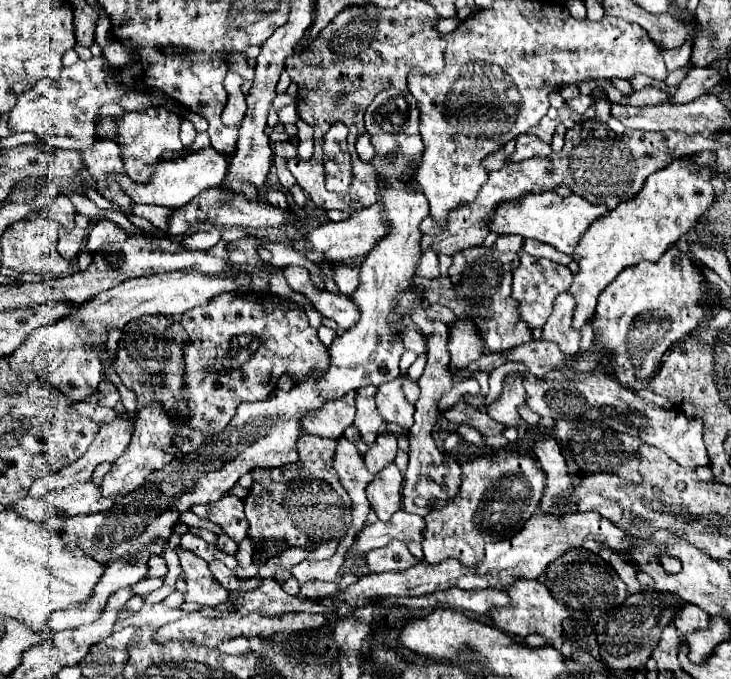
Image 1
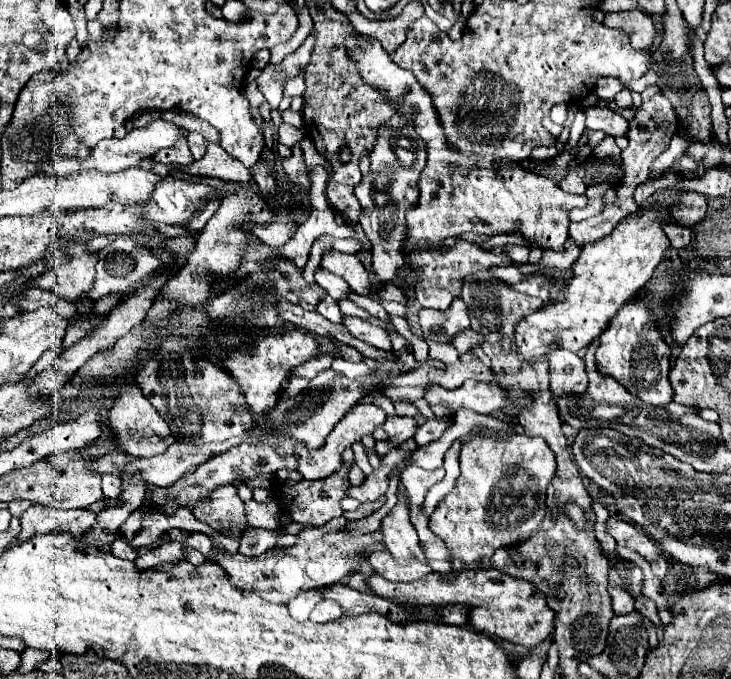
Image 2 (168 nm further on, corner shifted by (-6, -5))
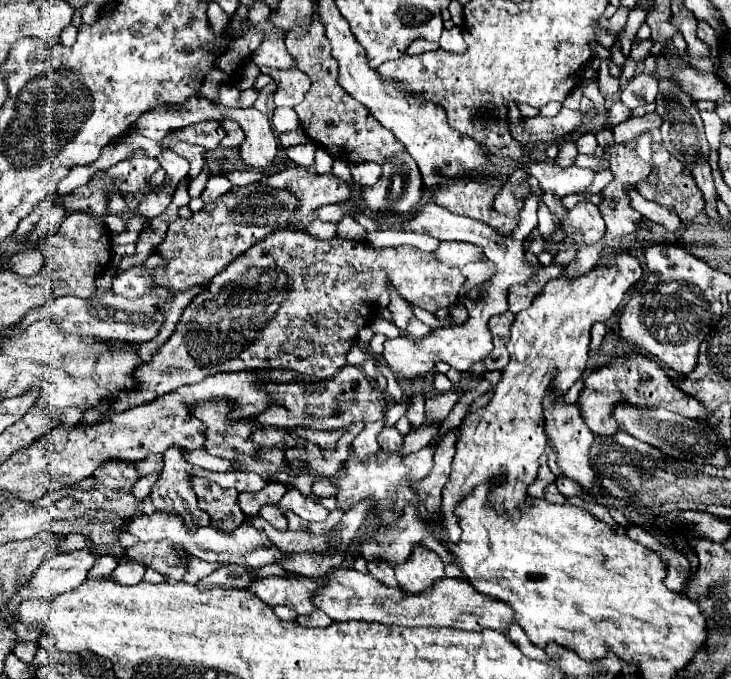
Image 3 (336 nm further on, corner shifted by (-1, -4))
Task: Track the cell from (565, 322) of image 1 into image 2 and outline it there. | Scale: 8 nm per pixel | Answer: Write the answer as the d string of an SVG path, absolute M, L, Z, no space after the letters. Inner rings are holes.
M554 344L554 348L550 348L548 362L550 362L550 388L554 398L562 394L580 394L586 390L588 376L584 360L578 354L566 352L564 348L558 348L558 344Z

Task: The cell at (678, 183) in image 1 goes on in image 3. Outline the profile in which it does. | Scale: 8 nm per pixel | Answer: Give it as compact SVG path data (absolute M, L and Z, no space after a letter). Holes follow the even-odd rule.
M617 253L615 257L609 257L603 265L595 267L593 271L589 271L587 275L581 275L579 279L575 279L573 283L567 283L565 279L557 279L557 281L549 281L545 285L545 289L541 291L541 295L537 295L531 303L529 309L517 313L517 319L511 327L511 339L507 343L509 349L509 365L503 371L501 381L493 387L493 397L491 401L469 413L463 419L463 427L459 429L459 439L455 443L457 453L453 457L453 471L451 477L443 489L443 503L441 503L441 511L445 515L445 527L447 527L447 535L451 539L451 543L459 543L461 537L461 529L459 529L459 521L453 515L455 505L469 495L469 491L473 491L473 487L479 481L489 481L493 475L497 475L503 467L507 469L507 481L499 487L493 489L493 493L489 495L491 503L503 503L507 509L507 515L519 515L517 507L525 501L525 493L527 487L535 481L537 471L539 471L539 457L545 453L547 449L547 437L545 437L545 429L543 429L543 399L549 391L553 391L557 397L563 397L569 387L583 375L585 365L587 365L587 353L589 353L589 333L593 323L597 321L609 321L611 315L615 313L615 309L619 307L625 291L637 283L643 275L643 269L639 265L639 261L633 255L623 255ZM479 471L485 471L481 477L477 479Z

